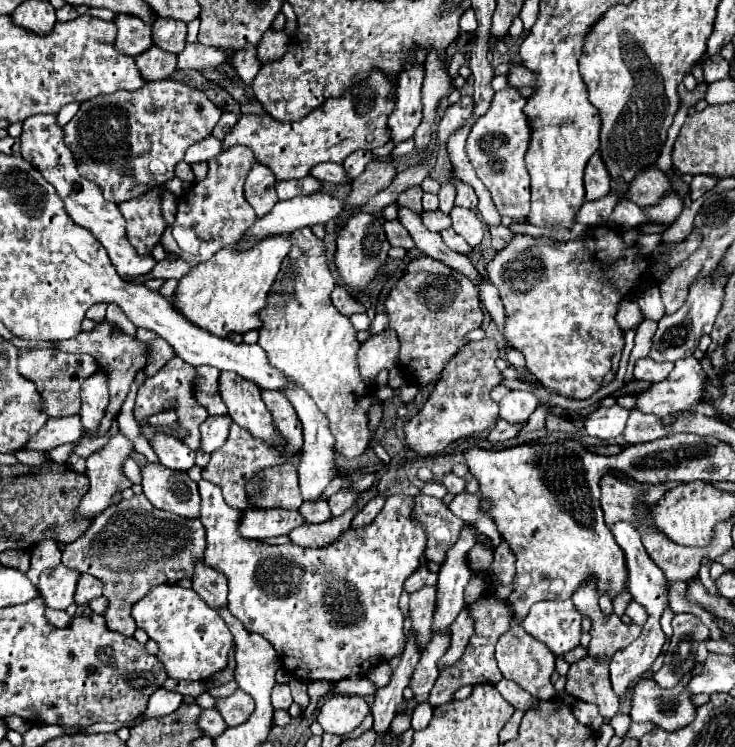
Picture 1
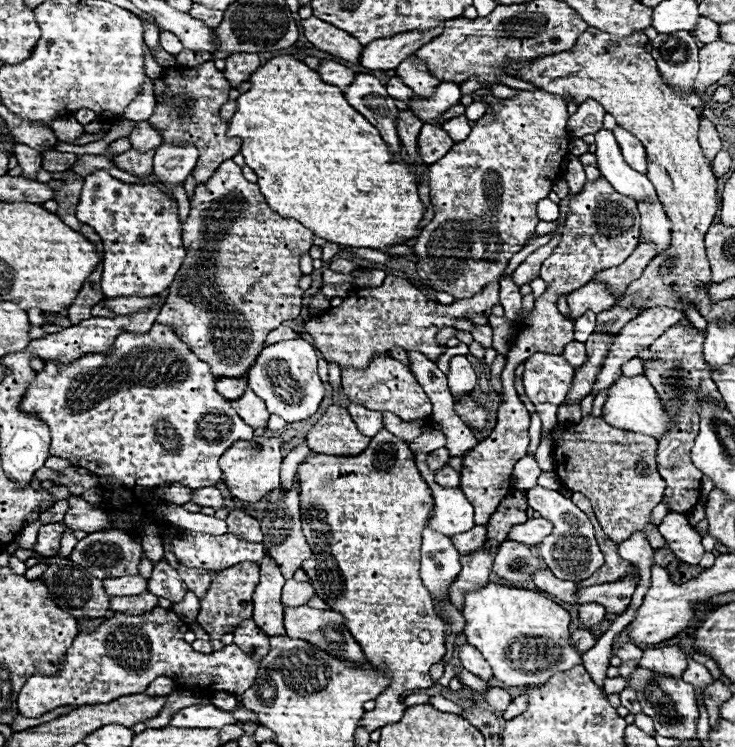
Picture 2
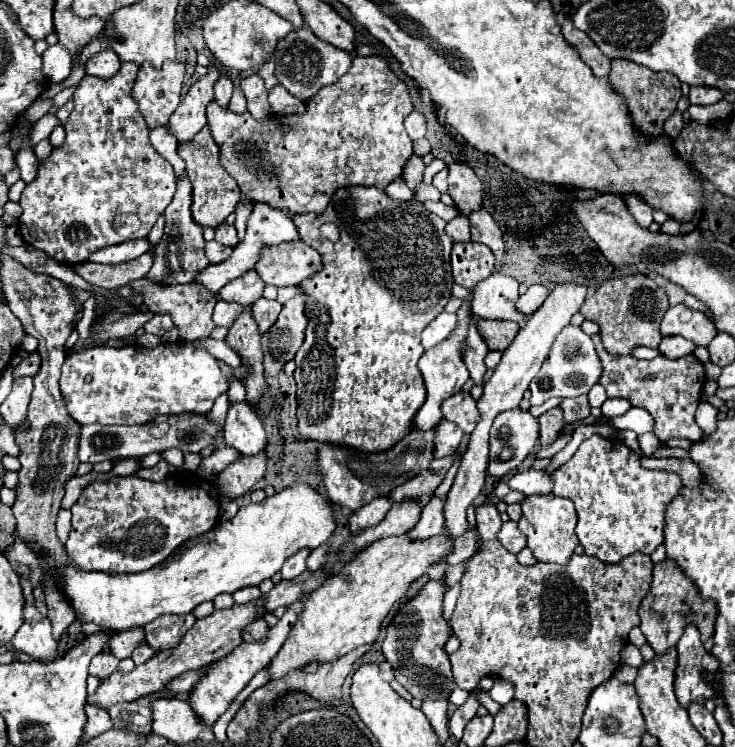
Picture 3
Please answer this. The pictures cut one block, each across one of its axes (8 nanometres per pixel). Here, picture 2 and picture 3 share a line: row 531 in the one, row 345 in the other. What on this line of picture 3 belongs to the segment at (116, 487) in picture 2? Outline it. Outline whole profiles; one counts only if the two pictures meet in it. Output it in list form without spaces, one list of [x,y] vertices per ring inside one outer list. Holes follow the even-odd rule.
[[[158,344],[156,348],[144,346],[98,346],[94,350],[82,350],[66,358],[62,366],[60,392],[66,402],[68,414],[80,424],[144,424],[152,422],[158,414],[180,414],[180,412],[210,412],[218,394],[228,390],[228,380],[218,368],[218,360],[206,350],[196,350],[190,344]],[[86,378],[92,378],[86,382]]]

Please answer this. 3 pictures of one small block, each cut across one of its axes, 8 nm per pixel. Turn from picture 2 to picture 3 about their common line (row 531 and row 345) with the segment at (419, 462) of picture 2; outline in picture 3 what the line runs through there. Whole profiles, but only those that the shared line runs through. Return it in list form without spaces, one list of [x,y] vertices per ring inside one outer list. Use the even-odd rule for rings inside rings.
[[[468,294],[460,306],[460,310],[456,312],[458,316],[458,322],[456,322],[456,328],[452,330],[452,334],[442,340],[440,344],[432,346],[430,350],[426,350],[422,354],[422,358],[418,360],[418,368],[422,372],[422,378],[426,382],[426,402],[422,406],[422,410],[418,410],[416,418],[414,418],[414,428],[418,430],[428,430],[432,428],[434,424],[438,424],[442,420],[442,412],[440,412],[440,404],[450,398],[452,394],[460,392],[460,388],[464,386],[464,382],[470,378],[468,376],[468,370],[466,370],[466,364],[464,364],[464,350],[466,350],[466,336],[468,336],[468,328],[470,328],[470,322],[472,322],[472,308],[470,308],[470,300],[472,300],[472,294]]]

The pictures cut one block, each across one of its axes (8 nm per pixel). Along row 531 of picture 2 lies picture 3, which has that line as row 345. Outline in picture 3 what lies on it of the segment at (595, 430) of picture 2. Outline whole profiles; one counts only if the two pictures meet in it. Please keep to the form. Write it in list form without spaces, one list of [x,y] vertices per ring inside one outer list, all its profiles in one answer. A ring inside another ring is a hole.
[[[630,274],[630,276],[614,276],[604,280],[594,292],[588,294],[586,302],[580,308],[580,314],[586,320],[592,320],[600,326],[600,338],[608,354],[612,356],[630,356],[636,346],[658,348],[660,344],[660,320],[668,310],[666,290],[648,274]]]

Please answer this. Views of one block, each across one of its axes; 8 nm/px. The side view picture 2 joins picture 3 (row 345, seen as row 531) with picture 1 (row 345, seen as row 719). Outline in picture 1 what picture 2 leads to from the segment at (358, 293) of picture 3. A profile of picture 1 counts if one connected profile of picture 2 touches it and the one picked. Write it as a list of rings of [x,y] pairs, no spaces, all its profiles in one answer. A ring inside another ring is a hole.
[[[382,330],[380,334],[370,336],[358,352],[358,362],[362,370],[362,378],[374,386],[376,374],[380,370],[392,370],[398,368],[398,350],[400,342],[394,330]]]

